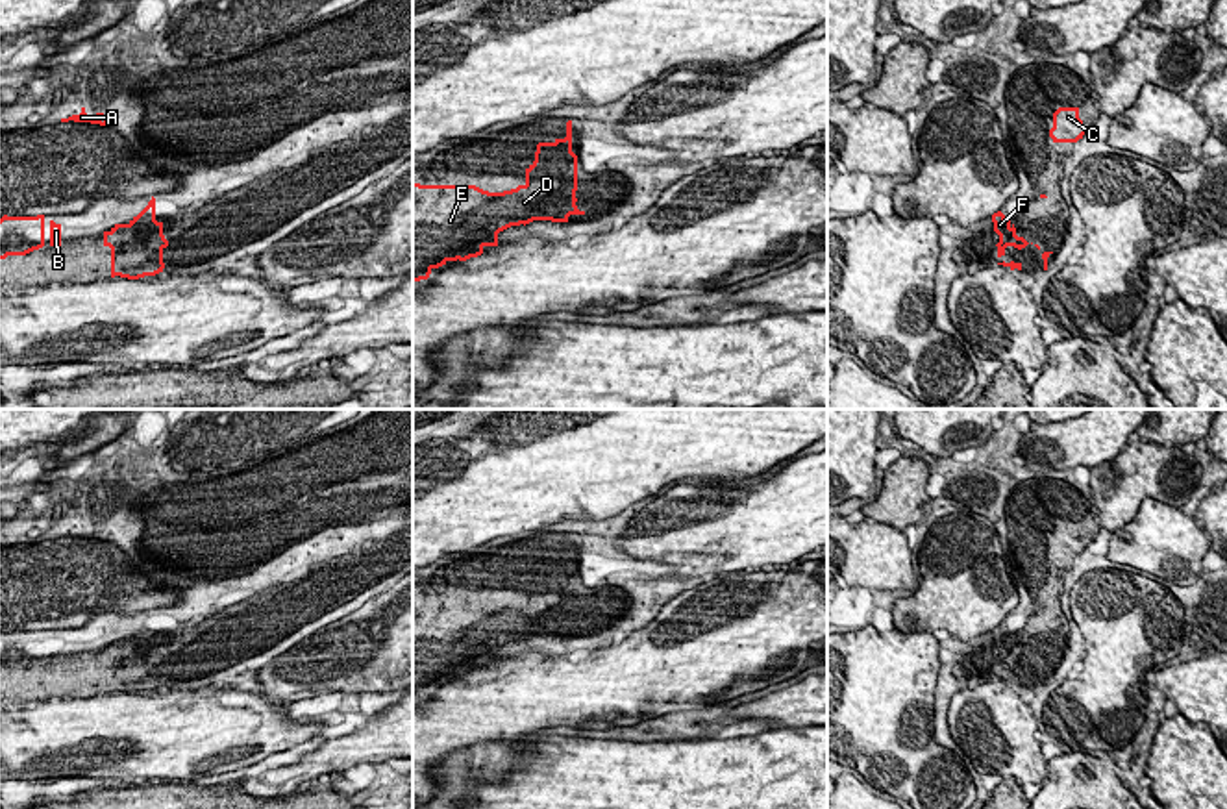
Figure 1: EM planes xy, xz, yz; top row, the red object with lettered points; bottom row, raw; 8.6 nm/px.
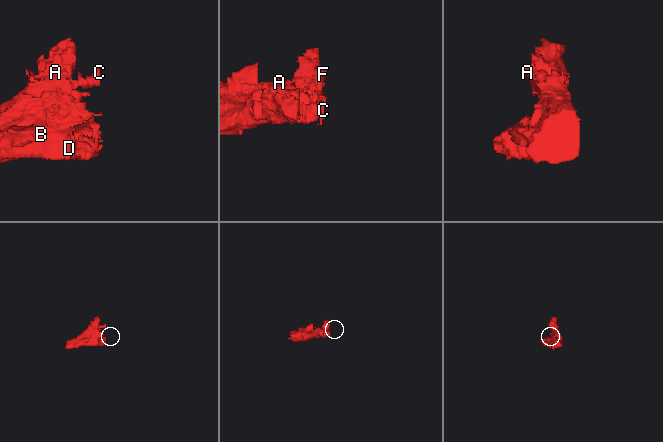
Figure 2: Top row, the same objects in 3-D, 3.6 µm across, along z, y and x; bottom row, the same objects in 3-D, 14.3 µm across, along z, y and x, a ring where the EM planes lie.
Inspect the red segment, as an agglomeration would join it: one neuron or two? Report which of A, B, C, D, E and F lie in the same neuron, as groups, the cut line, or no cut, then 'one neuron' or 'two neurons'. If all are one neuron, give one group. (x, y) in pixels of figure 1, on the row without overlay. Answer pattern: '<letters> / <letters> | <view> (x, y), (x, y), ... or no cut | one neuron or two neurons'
A B C D E F | no cut | one neuron

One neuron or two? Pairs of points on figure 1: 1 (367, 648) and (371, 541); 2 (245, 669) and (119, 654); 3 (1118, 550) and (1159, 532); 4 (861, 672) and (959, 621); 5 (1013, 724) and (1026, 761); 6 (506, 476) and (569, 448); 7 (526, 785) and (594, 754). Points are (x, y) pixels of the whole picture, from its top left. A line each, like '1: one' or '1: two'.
1: two
2: one
3: one
4: two
5: one
6: one
7: one

